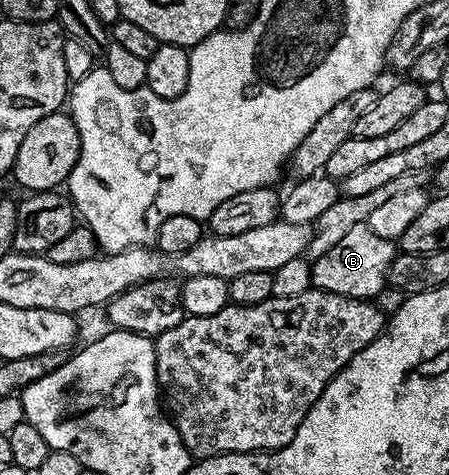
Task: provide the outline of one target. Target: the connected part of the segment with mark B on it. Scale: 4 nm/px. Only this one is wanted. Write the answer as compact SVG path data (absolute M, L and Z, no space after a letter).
M359 224L350 230L346 230L346 235L331 250L326 250L326 254L315 257L311 261L312 287L320 288L330 294L342 294L351 300L371 301L388 284L388 271L397 255L397 241L378 238L378 234L374 234L374 230L370 230L367 224Z

